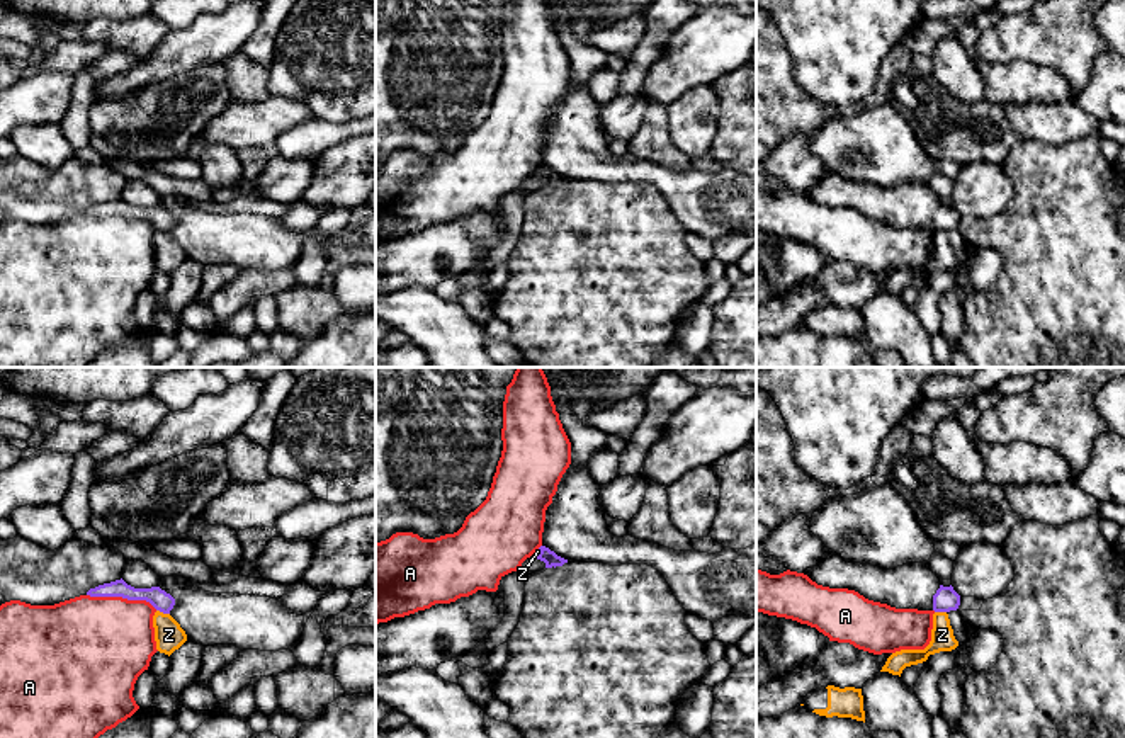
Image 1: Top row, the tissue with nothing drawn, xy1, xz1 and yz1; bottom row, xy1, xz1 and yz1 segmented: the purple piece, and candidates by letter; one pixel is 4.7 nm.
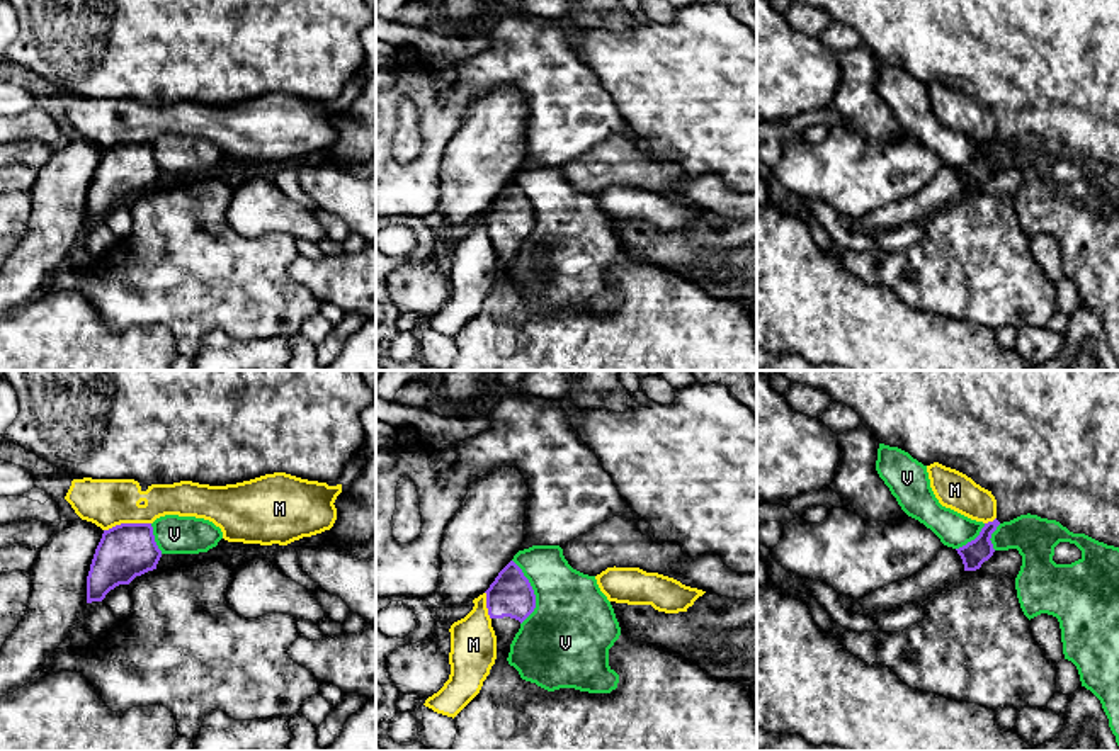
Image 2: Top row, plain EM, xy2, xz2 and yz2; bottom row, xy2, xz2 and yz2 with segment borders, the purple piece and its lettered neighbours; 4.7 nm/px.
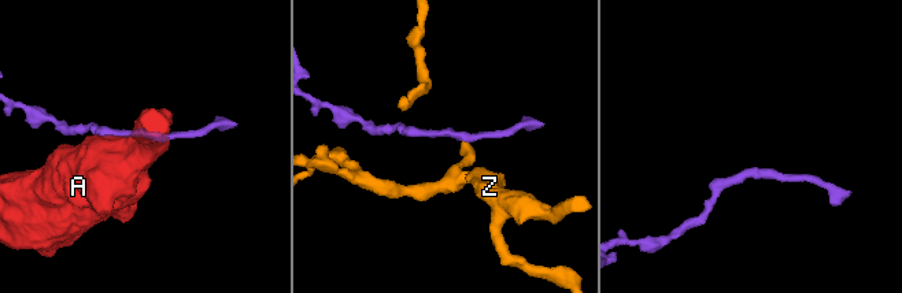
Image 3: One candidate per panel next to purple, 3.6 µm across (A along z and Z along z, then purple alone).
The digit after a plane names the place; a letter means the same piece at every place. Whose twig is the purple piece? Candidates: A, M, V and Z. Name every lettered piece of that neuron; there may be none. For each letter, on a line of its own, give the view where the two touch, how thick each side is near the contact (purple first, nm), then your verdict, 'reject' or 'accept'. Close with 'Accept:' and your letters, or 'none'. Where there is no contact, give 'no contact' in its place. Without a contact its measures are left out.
A: meets purple in xy1; 90 nm thick on the purple side, 460 nm on the other; reject
M: meets purple in xy2; 260 nm thick on the purple side, 220 nm on the other; reject
V: meets purple in xz2; 200 nm thick on the purple side, 400 nm on the other; reject
Z: meets purple in xy1; 90 nm thick on the purple side, 140 nm on the other; reject
Accept: none

